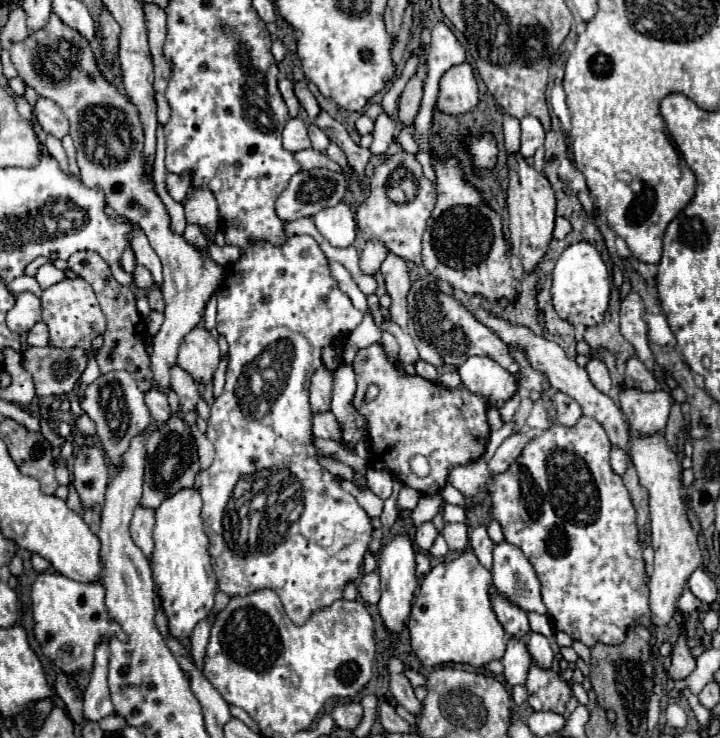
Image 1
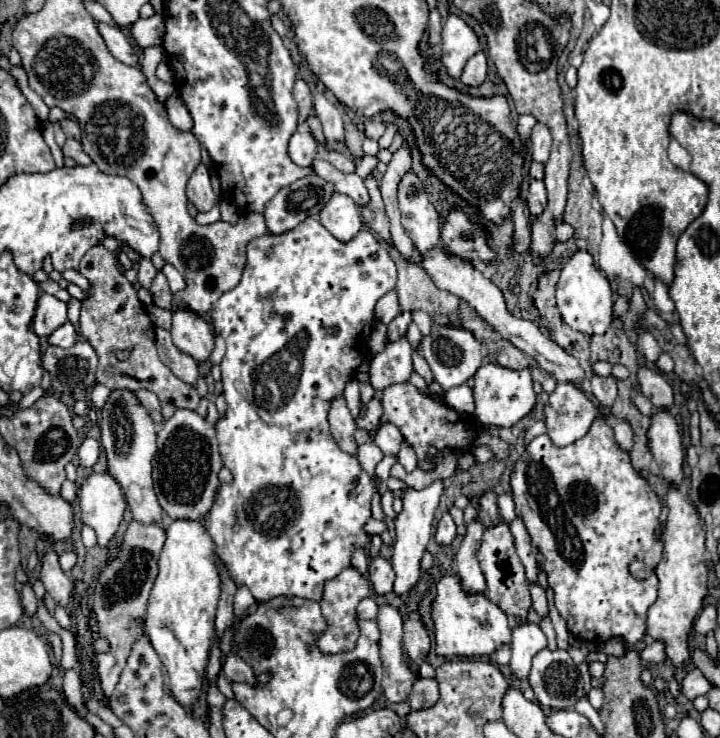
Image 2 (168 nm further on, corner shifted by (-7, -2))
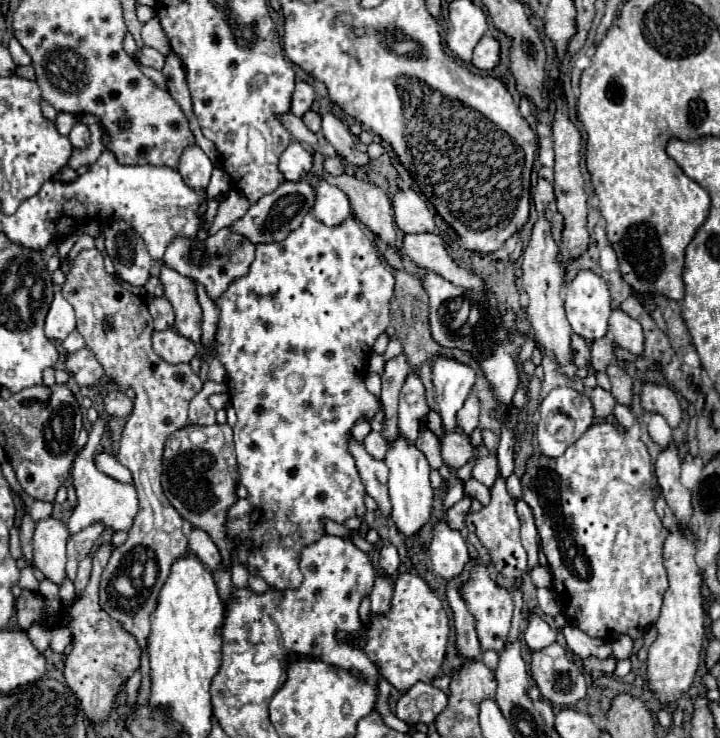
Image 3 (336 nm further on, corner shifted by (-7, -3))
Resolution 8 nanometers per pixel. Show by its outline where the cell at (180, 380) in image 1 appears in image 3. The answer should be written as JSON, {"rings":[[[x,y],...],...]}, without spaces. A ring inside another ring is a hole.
{"rings":[[[163,330],[163,332],[153,332],[153,350],[171,364],[189,364],[193,356],[197,354],[197,346],[175,334],[175,330]]]}

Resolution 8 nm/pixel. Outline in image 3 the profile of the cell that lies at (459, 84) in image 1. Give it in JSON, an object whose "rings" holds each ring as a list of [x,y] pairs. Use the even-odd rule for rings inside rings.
{"rings":[[[489,34],[473,50],[473,66],[479,70],[491,70],[499,64],[499,44]]]}

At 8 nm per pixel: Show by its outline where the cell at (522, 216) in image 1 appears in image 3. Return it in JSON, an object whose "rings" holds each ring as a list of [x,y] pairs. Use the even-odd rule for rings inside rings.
{"rings":[[[539,178],[539,182],[537,182],[537,188],[535,188],[535,192],[533,192],[533,202],[535,202],[535,208],[537,208],[537,212],[543,212],[543,210],[547,210],[547,208],[549,208],[549,204],[551,204],[551,202],[555,202],[553,186],[551,186],[547,180]]]}

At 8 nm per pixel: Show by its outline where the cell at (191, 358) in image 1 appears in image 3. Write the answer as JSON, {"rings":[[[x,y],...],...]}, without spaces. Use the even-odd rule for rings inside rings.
{"rings":[[[161,266],[159,278],[165,284],[165,298],[171,302],[175,310],[173,330],[177,334],[183,334],[183,338],[191,338],[191,342],[199,344],[203,318],[201,318],[201,306],[195,296],[193,280],[177,274],[167,266]]]}

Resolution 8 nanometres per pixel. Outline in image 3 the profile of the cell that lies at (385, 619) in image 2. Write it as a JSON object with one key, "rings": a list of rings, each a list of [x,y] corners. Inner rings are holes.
{"rings":[[[379,576],[375,580],[373,592],[369,596],[371,600],[371,612],[373,614],[387,614],[387,610],[391,610],[391,594],[393,594],[393,584],[389,578]]]}

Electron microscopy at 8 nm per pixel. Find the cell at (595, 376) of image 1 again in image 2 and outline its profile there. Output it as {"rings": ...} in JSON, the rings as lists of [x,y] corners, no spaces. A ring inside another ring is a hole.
{"rings":[[[593,375],[589,383],[589,393],[601,407],[611,407],[611,403],[617,397],[617,379],[613,375],[611,377]]]}

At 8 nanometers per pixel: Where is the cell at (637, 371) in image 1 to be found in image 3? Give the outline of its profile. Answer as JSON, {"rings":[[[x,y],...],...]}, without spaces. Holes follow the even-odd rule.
{"rings":[[[655,382],[643,384],[641,406],[649,412],[661,414],[671,428],[675,428],[681,422],[681,416],[683,416],[683,410],[679,406],[675,392],[669,386],[661,386],[661,384],[655,384]]]}

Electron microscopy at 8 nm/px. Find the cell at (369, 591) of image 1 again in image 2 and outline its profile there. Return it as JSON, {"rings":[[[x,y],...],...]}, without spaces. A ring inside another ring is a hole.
{"rings":[[[377,555],[369,563],[369,581],[373,585],[373,591],[379,595],[385,595],[393,591],[393,581],[395,581],[395,571],[389,559]]]}

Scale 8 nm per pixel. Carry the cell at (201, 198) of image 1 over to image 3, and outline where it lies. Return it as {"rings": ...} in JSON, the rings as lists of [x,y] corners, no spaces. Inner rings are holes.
{"rings":[[[195,144],[183,152],[177,170],[179,170],[179,174],[183,174],[183,182],[187,182],[187,186],[191,186],[193,190],[207,190],[213,162]]]}

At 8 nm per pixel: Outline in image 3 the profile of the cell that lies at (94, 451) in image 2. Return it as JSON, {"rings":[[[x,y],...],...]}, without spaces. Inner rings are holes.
{"rings":[[[97,452],[95,454],[95,466],[97,466],[99,472],[103,472],[107,476],[113,476],[121,482],[133,482],[131,472],[115,456],[111,456],[109,452]]]}

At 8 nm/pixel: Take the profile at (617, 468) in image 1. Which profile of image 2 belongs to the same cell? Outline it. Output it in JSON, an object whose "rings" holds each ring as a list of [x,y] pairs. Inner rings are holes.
{"rings":[[[617,419],[615,425],[613,425],[613,431],[615,431],[615,439],[621,445],[621,449],[631,451],[631,447],[633,447],[633,431],[631,431],[631,425],[625,419]]]}

